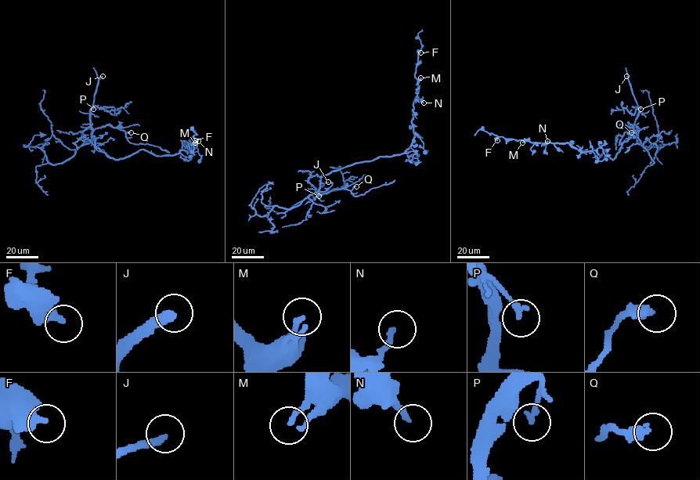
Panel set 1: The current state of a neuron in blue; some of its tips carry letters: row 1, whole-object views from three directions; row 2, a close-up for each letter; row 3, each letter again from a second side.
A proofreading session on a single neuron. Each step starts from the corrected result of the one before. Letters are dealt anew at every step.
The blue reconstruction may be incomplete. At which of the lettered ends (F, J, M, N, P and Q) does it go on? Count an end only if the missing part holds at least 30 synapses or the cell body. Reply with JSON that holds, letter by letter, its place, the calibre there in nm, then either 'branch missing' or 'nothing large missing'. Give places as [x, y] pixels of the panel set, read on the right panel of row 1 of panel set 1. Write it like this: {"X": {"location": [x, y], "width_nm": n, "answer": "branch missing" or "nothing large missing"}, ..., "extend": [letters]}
{"F": {"location": [497, 140], "width_nm": 400, "answer": "nothing large missing"}, "J": {"location": [626, 76], "width_nm": 320, "answer": "branch missing"}, "M": {"location": [522, 142], "width_nm": 240, "answer": "nothing large missing"}, "N": {"location": [547, 141], "width_nm": 190, "answer": "nothing large missing"}, "P": {"location": [640, 109], "width_nm": 200, "answer": "nothing large missing"}, "Q": {"location": [631, 132], "width_nm": 360, "answer": "nothing large missing"}, "extend": ["J"]}

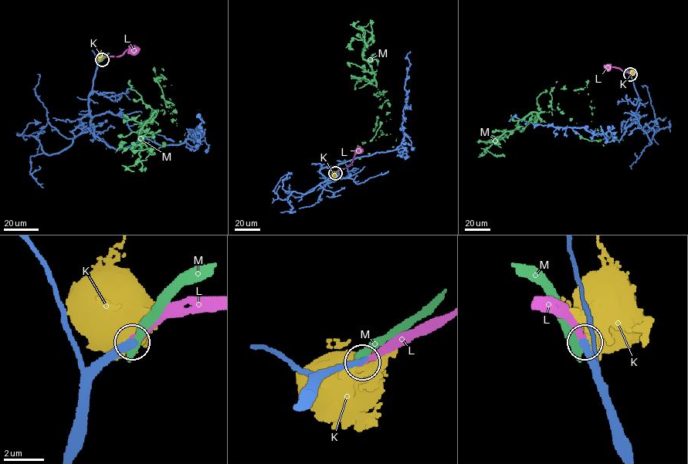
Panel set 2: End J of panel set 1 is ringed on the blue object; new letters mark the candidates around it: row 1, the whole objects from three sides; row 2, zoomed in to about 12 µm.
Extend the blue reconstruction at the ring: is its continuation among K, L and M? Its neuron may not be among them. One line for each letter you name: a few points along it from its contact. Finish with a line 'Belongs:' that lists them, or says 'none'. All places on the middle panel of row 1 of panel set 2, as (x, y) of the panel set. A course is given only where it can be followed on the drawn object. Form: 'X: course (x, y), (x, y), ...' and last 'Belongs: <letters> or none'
L: course (335, 173), (348, 167), (359, 150)
Belongs: L

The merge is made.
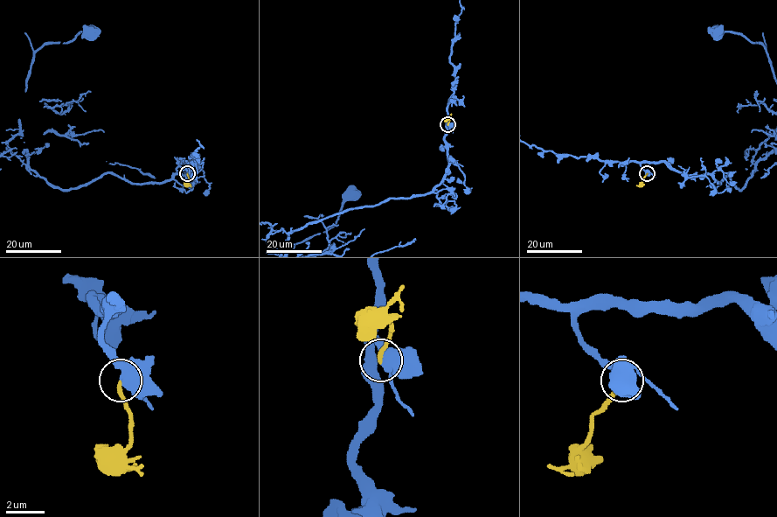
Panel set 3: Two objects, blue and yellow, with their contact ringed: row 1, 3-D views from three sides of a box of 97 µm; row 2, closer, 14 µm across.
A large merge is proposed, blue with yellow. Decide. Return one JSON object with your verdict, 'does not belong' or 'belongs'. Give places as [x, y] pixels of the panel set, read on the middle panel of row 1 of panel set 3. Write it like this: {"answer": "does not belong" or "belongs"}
{"answer": "belongs"}

